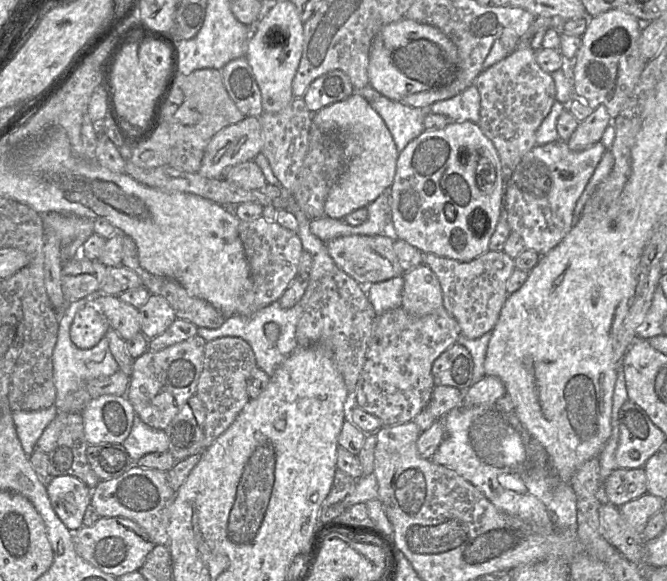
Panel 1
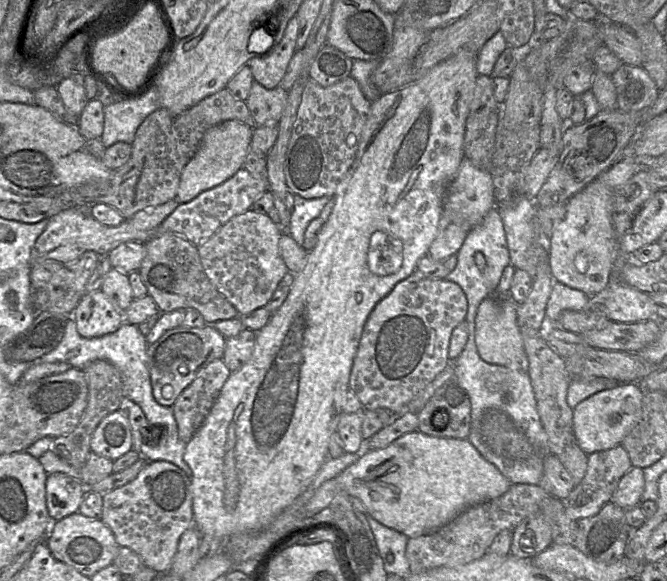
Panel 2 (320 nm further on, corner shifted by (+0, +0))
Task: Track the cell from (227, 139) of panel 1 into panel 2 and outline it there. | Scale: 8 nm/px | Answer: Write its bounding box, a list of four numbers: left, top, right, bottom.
[175,120,254,204]

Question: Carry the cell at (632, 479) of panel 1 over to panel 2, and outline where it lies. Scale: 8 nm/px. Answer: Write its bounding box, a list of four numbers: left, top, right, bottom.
[565,445,632,521]

